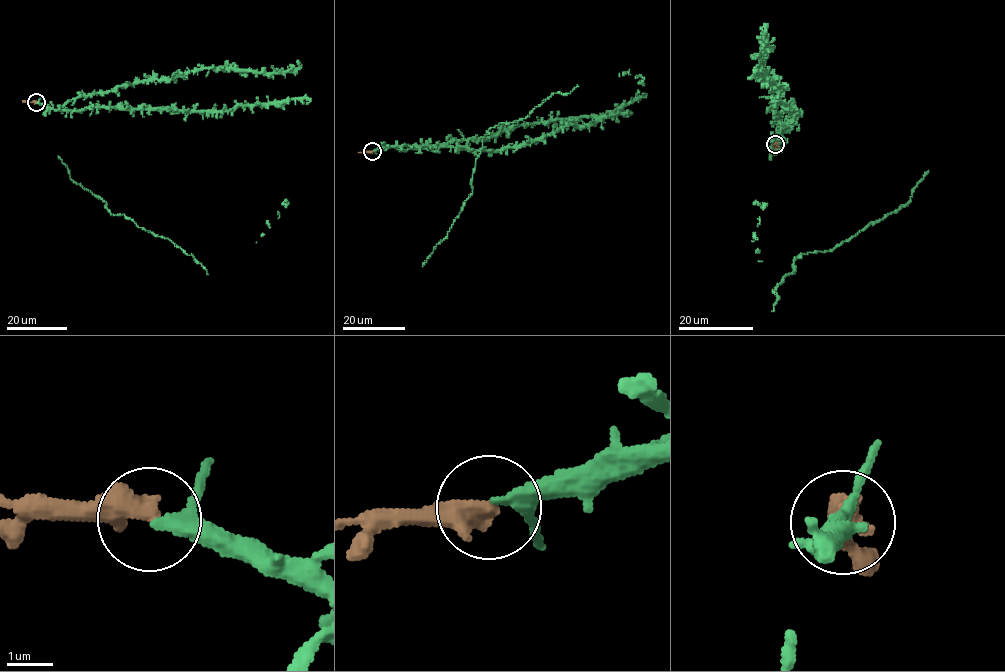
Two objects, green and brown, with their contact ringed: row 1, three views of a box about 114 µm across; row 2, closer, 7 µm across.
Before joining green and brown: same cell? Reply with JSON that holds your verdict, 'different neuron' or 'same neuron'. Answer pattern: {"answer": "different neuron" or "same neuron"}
{"answer": "same neuron"}

